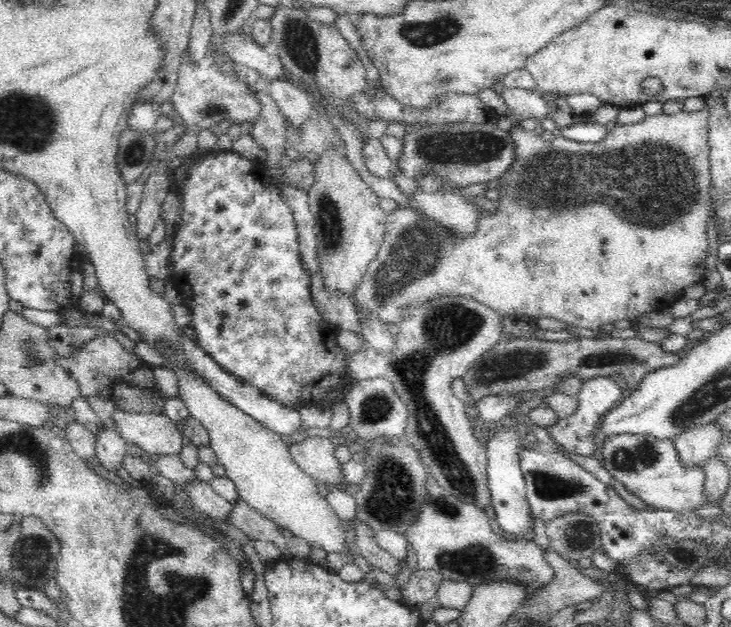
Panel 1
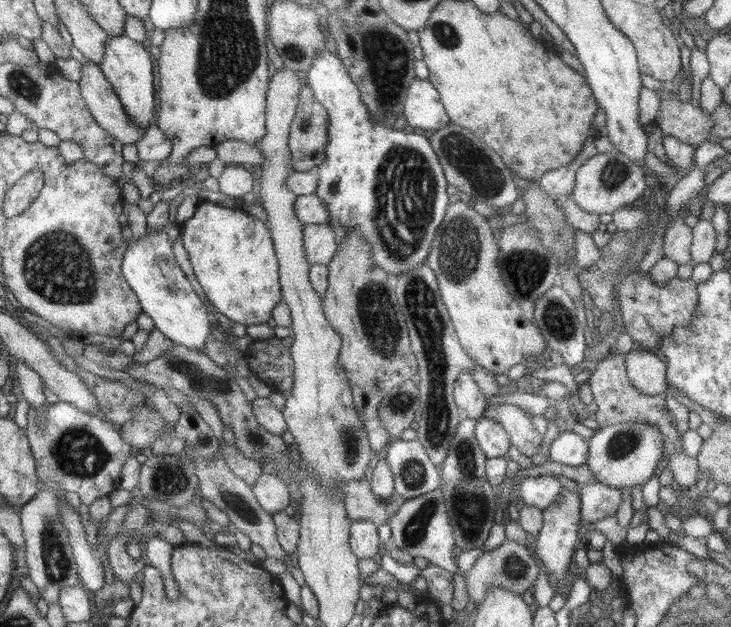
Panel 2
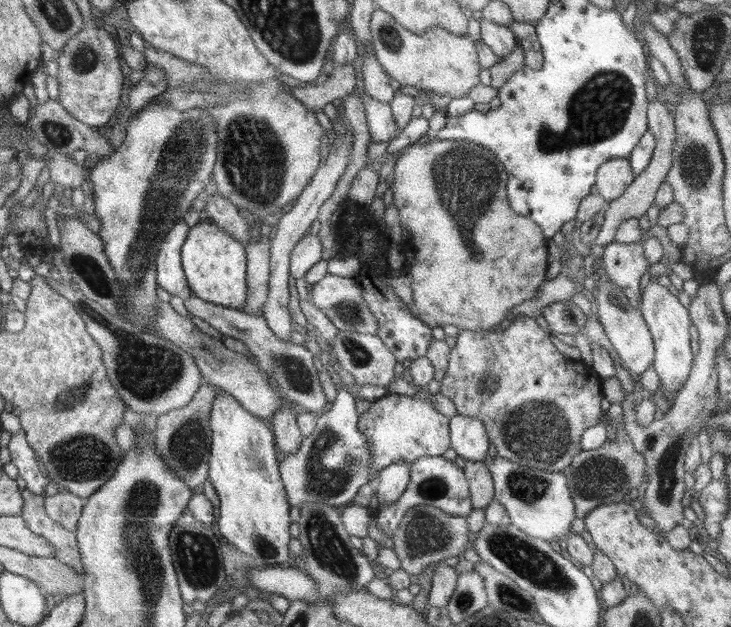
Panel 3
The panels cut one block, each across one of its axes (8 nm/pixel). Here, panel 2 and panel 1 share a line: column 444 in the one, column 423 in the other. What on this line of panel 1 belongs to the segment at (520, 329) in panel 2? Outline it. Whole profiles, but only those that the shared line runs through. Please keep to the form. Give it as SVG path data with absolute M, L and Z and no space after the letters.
M707 107L694 112L682 111L678 112L678 114L660 113L653 116L647 116L641 122L635 124L616 124L615 126L610 126L609 132L606 134L606 138L596 143L576 142L575 140L568 140L566 137L559 134L550 134L547 136L546 134L538 135L537 133L534 133L534 131L524 131L523 129L519 129L519 124L513 124L509 130L509 133L512 137L512 140L514 141L513 145L515 159L511 162L510 168L508 168L508 170L499 178L500 182L497 187L499 197L496 201L496 204L498 204L496 212L492 212L492 214L490 214L488 210L486 210L486 212L482 212L482 216L480 216L480 224L478 224L478 230L476 230L477 233L474 233L474 236L470 236L470 238L462 238L462 240L456 240L454 236L450 238L448 230L440 228L440 224L436 224L436 222L428 222L426 218L422 218L418 209L410 209L410 207L398 208L393 213L388 214L386 230L378 254L369 265L368 270L365 271L364 276L361 278L360 284L356 289L355 308L357 308L357 310L371 310L371 312L379 316L380 322L382 322L382 324L396 324L399 326L401 324L400 320L402 320L402 312L404 312L404 308L408 308L408 306L422 306L422 304L426 304L428 300L434 300L434 298L438 298L438 296L465 296L466 298L477 300L484 306L489 306L492 310L495 310L503 316L517 316L517 318L520 318L520 316L524 316L525 314L525 316L532 316L536 319L542 318L542 316L548 316L548 318L556 318L556 320L561 320L569 326L578 326L582 328L588 328L588 330L598 331L609 328L613 322L616 322L616 320L628 320L633 322L637 320L636 318L638 318L639 315L643 315L646 312L654 312L654 310L667 311L672 302L680 296L681 291L684 288L703 282L704 262L706 262L706 257L708 255L708 228L706 228L706 225L711 218L711 194L709 191L709 186L711 184L711 170L709 161L708 119L709 110Z

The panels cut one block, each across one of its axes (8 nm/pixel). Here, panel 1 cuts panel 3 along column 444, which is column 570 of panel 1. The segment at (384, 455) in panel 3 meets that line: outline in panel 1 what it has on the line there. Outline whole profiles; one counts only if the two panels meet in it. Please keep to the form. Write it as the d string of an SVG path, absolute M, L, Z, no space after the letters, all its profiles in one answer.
M595 376L590 380L583 381L582 388L577 394L578 409L569 418L560 419L557 424L546 428L555 443L564 451L582 455L584 457L594 456L596 445L594 436L600 428L602 418L615 407L622 398L622 388L609 376Z

